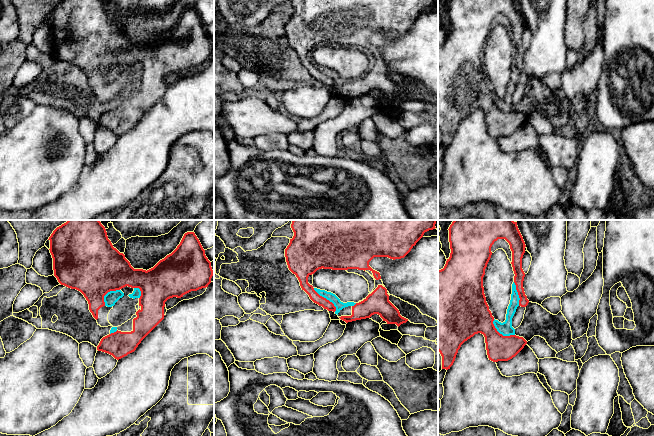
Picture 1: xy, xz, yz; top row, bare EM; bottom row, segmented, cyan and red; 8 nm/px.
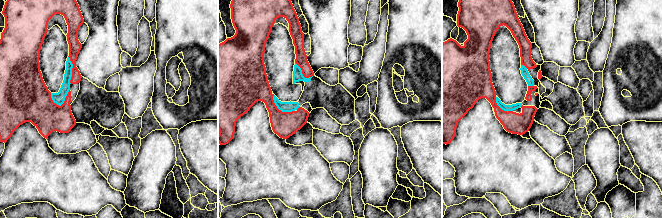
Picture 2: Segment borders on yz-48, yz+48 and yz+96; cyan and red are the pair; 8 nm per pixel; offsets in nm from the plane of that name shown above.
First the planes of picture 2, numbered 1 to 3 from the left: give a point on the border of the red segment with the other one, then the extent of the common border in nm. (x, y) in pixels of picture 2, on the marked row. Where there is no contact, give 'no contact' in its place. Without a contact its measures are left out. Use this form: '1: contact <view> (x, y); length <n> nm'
1: contact yz-48 (64, 100); length 170 nm
2: contact yz+48 (280, 109); length 220 nm
3: contact yz+96 (501, 108); length 180 nm

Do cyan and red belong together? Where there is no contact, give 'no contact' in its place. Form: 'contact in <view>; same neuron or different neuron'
contact in yz; different neuron

